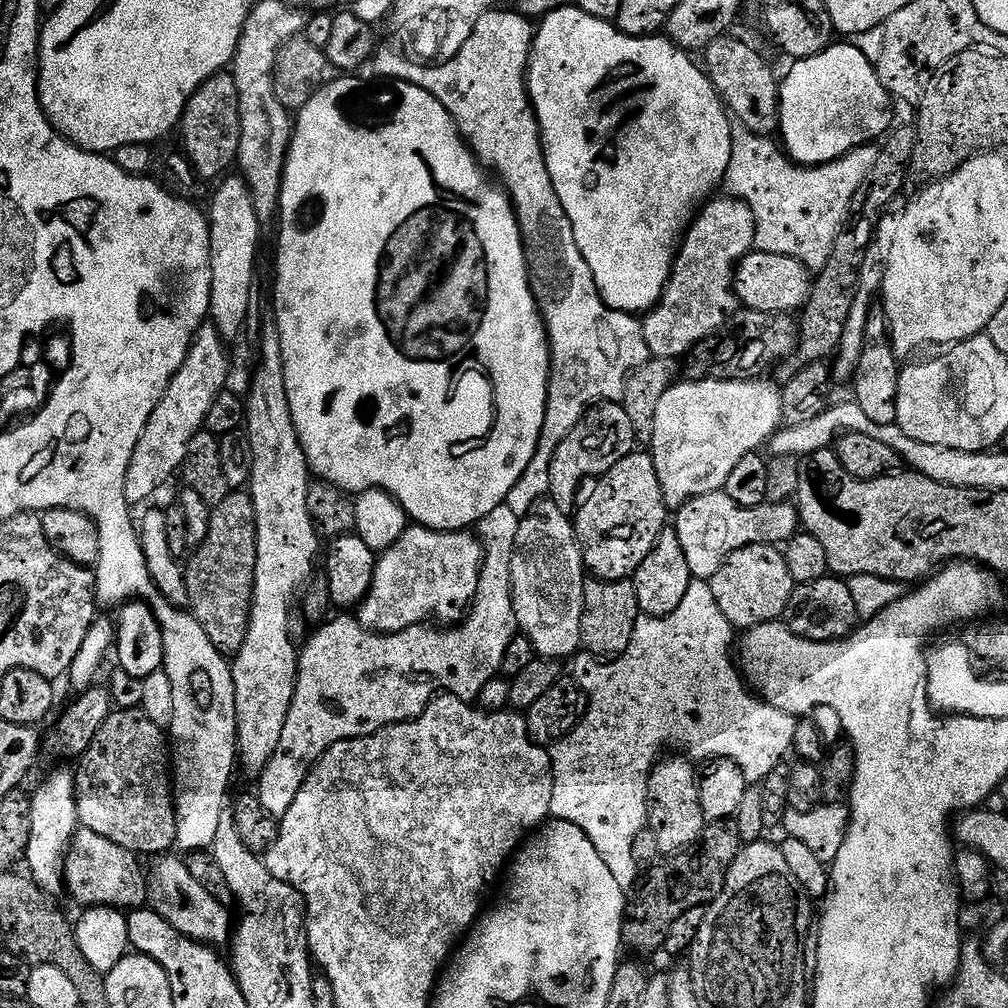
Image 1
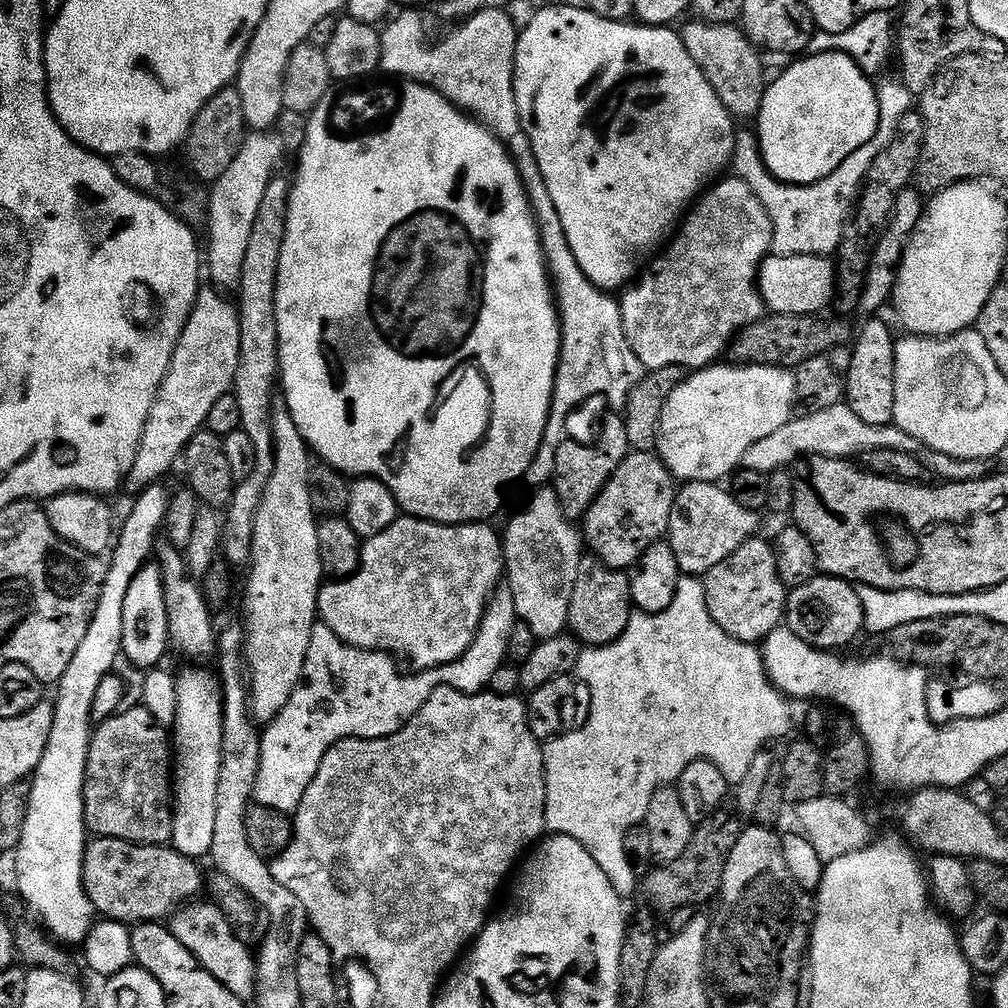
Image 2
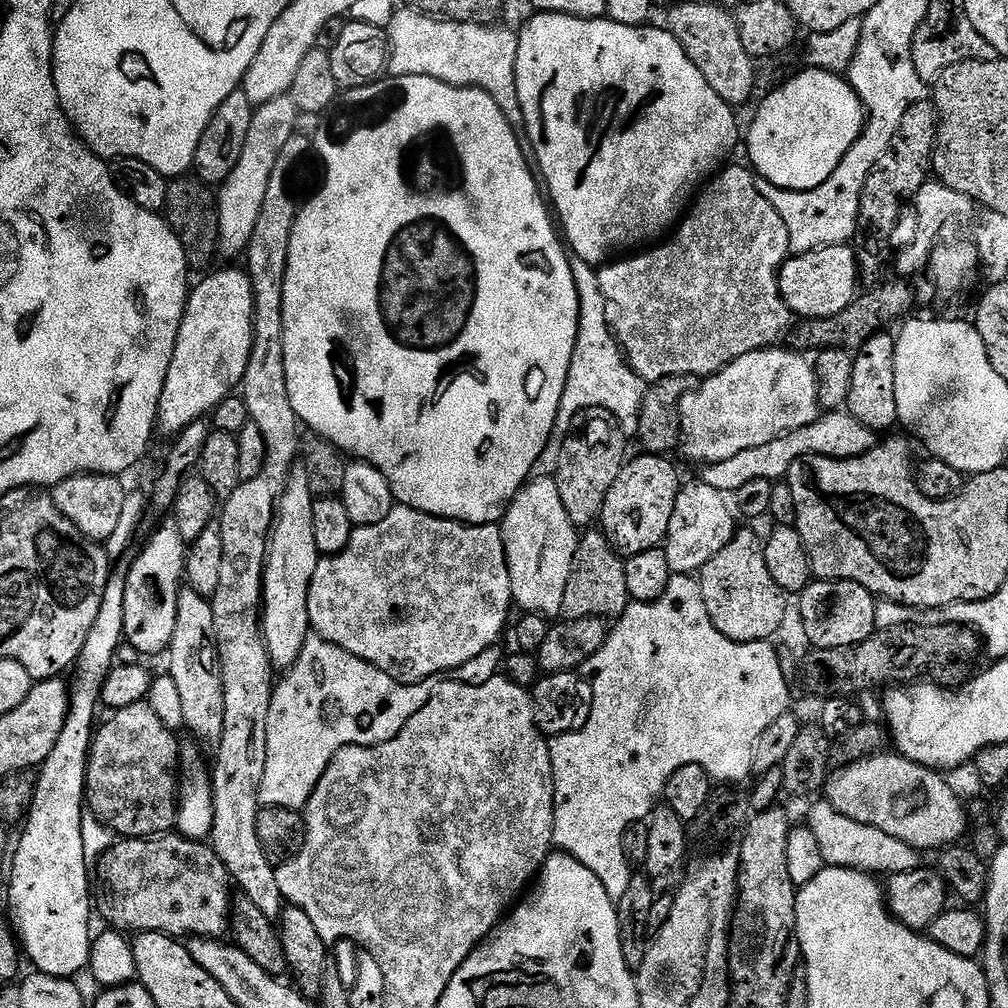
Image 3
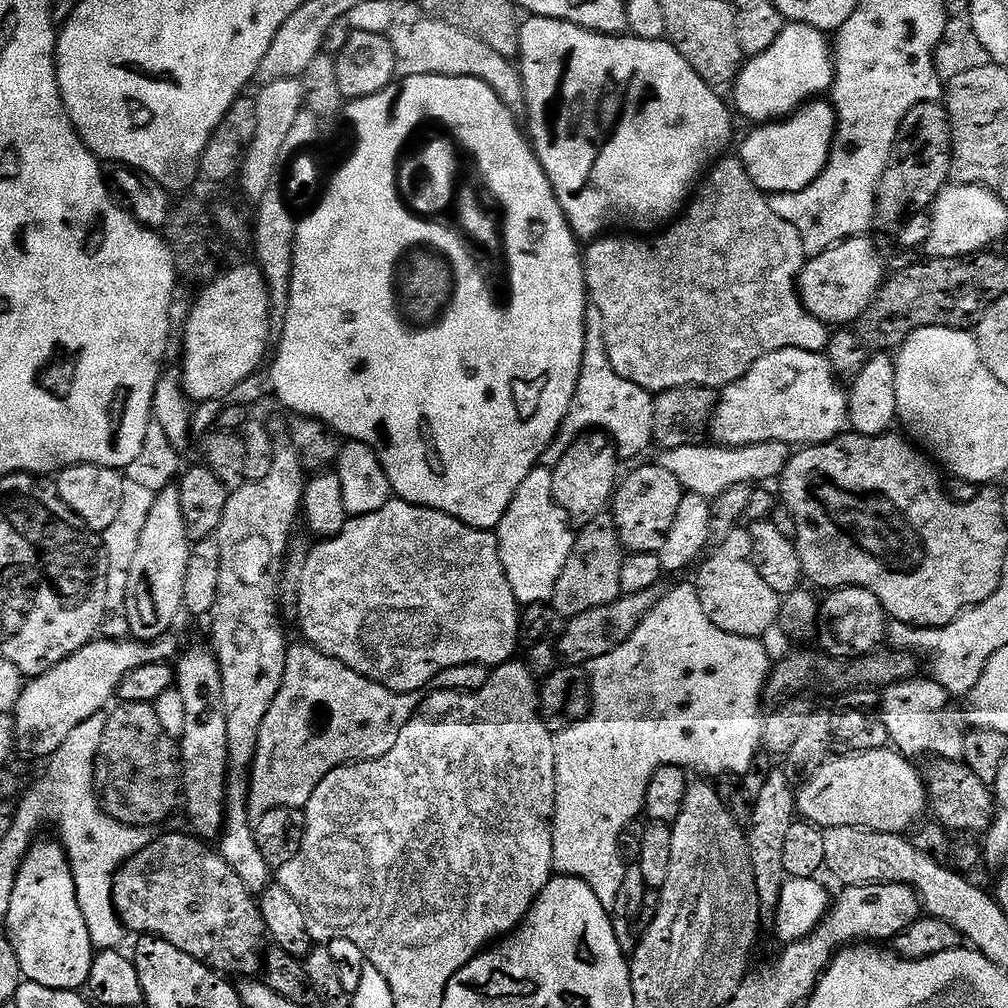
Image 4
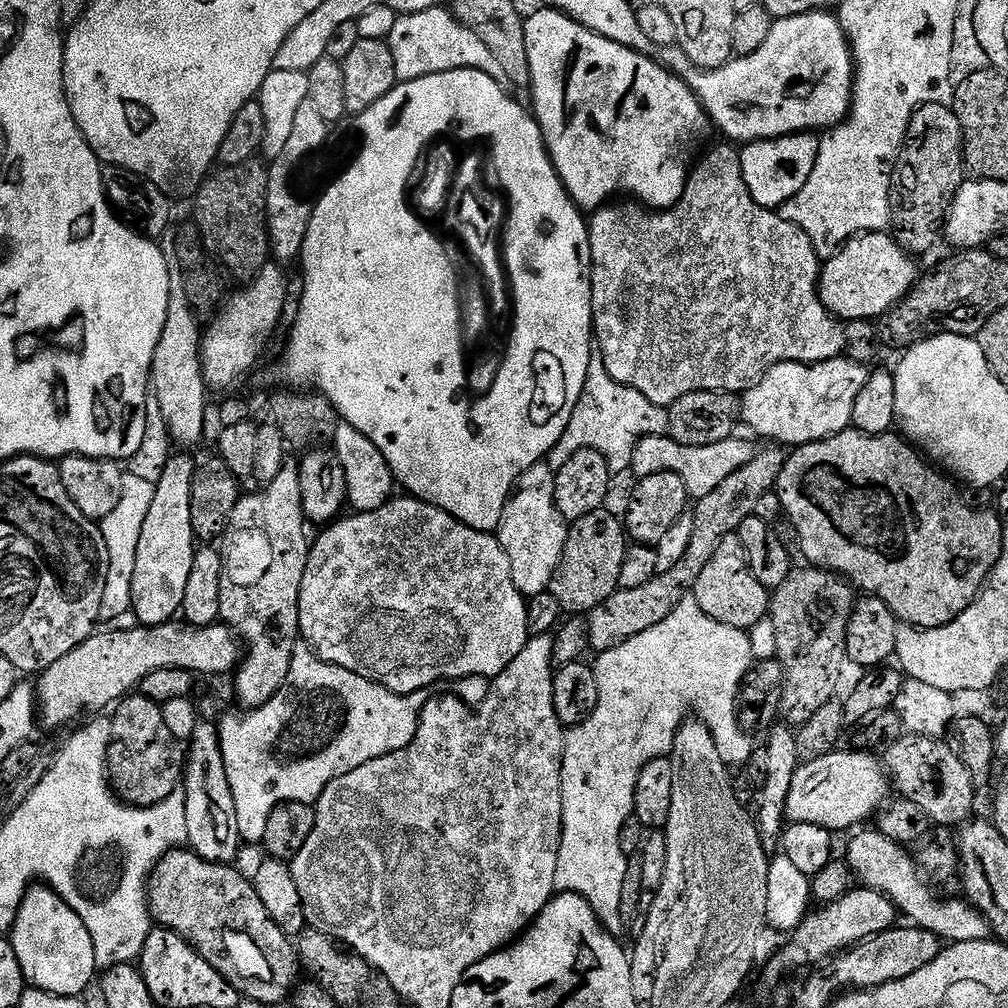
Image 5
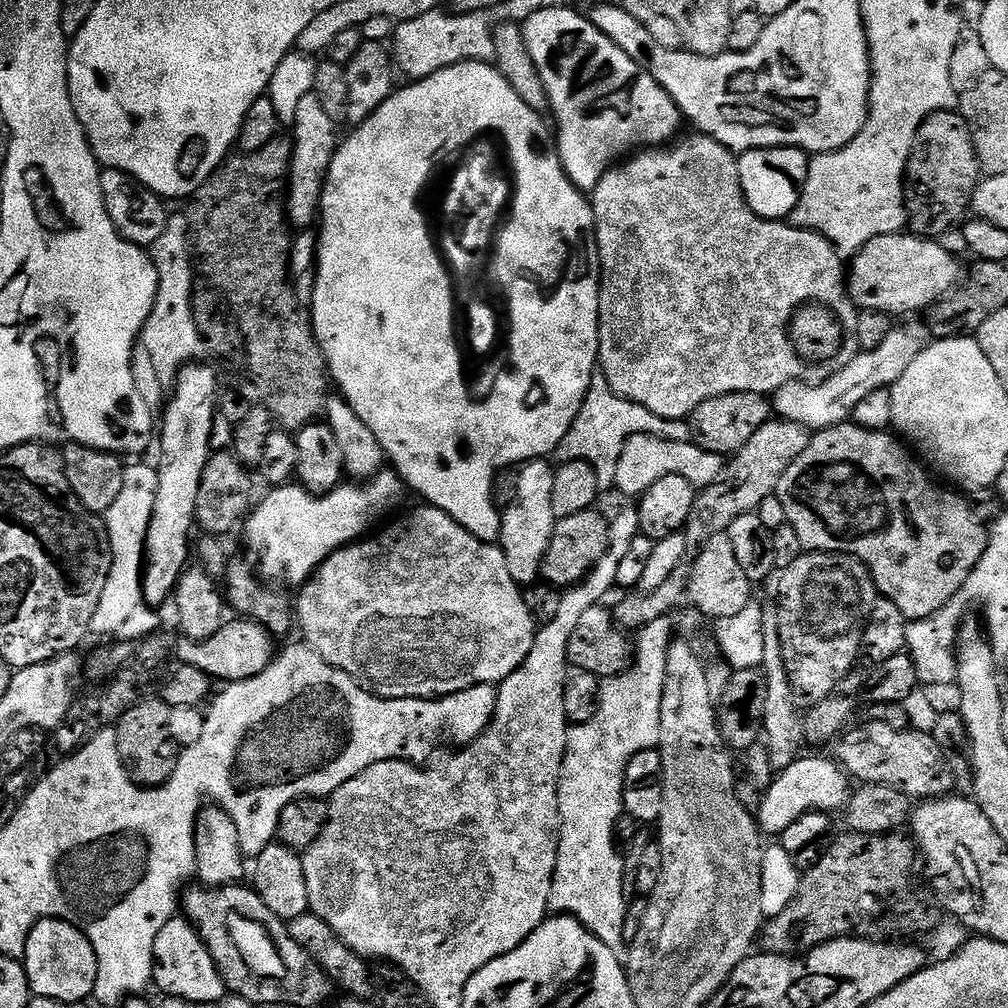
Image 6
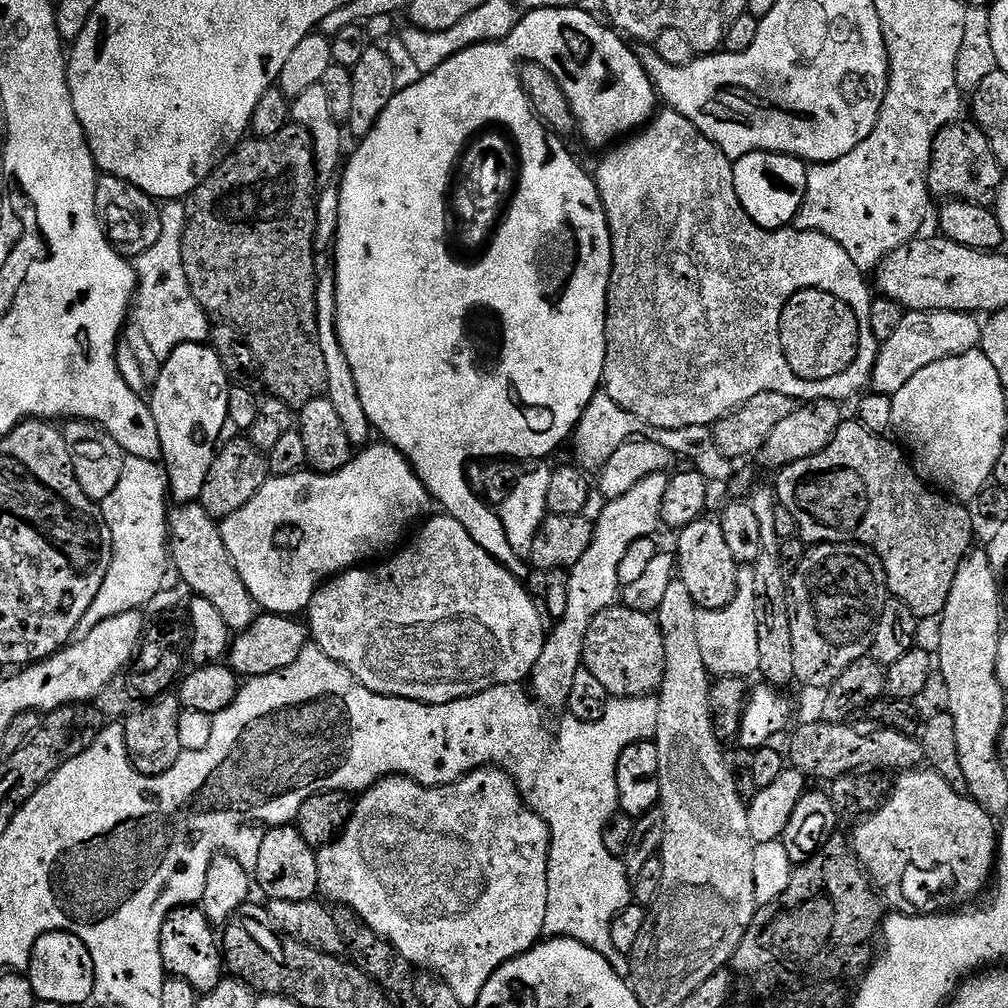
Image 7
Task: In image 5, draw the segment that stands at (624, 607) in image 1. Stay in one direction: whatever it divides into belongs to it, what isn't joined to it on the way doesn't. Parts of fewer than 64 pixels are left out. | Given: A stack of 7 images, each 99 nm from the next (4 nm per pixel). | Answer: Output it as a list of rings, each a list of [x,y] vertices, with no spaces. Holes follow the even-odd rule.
[[[603,507],[586,514],[586,518],[571,521],[566,546],[562,550],[562,562],[558,562],[558,570],[554,570],[550,589],[565,613],[590,613],[620,588],[622,558],[626,558],[630,541],[623,519],[608,511]]]

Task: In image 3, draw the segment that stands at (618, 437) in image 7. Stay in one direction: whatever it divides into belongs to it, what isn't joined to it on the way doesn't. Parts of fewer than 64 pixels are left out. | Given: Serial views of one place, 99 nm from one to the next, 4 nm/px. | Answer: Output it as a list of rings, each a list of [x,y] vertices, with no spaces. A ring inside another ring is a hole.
[[[572,256],[571,261],[574,282],[580,299],[578,338],[574,346],[558,418],[554,422],[550,442],[546,442],[546,450],[542,450],[538,462],[534,462],[531,475],[533,480],[547,476],[555,477],[562,446],[573,431],[572,423],[575,422],[576,415],[586,411],[587,408],[605,408],[609,412],[605,413],[619,424],[625,437],[635,437],[640,431],[640,411],[644,401],[646,382],[628,364],[624,352],[616,342],[616,335],[610,330],[606,318],[606,298],[602,298],[602,286],[597,269],[577,256]]]

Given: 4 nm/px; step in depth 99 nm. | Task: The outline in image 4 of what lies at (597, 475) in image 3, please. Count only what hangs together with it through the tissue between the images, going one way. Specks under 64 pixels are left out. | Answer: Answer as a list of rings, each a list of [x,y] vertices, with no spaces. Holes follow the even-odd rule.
[[[593,430],[578,437],[552,469],[554,498],[558,506],[567,510],[568,519],[573,525],[583,526],[594,518],[605,515],[618,487],[616,460],[618,461],[618,449],[612,443],[612,437],[603,431]]]

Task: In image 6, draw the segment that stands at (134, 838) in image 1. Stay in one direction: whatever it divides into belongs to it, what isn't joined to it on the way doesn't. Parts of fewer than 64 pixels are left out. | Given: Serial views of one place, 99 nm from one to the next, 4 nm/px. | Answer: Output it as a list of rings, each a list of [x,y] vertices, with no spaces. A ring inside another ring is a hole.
[[[141,699],[122,714],[114,727],[120,761],[134,783],[141,788],[158,788],[172,777],[182,749],[174,734],[170,734],[170,708],[165,700]]]

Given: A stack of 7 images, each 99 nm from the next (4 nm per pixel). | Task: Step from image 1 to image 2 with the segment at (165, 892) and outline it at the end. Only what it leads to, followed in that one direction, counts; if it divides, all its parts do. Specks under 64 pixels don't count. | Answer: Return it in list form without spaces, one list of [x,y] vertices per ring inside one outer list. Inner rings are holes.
[[[189,902],[183,908],[172,913],[170,927],[174,938],[178,938],[178,942],[182,942],[182,946],[186,946],[186,950],[190,950],[190,954],[194,954],[194,958],[198,958],[200,965],[210,974],[214,974],[214,978],[218,978],[218,982],[222,982],[222,986],[226,986],[226,990],[230,990],[230,994],[234,994],[239,1000],[245,1002],[255,1001],[258,996],[258,985],[256,982],[256,956],[253,949],[247,944],[238,942],[234,930],[230,930],[230,922],[226,922],[226,914],[222,914],[219,904],[215,902],[200,903]]]

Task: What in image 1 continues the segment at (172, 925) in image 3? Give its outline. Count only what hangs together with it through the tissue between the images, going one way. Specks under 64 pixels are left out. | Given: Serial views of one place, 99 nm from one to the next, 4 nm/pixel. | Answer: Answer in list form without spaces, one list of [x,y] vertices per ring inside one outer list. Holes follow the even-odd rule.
[[[77,827],[76,837],[68,847],[64,858],[64,887],[78,903],[89,908],[115,908],[135,910],[149,903],[146,868],[140,864],[135,852],[128,852],[122,846],[94,834],[94,830]]]

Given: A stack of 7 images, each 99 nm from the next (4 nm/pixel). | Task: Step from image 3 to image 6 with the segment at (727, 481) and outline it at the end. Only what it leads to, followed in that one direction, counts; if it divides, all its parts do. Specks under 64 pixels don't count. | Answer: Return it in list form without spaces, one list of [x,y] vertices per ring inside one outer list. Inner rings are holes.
[[[632,435],[623,447],[622,456],[619,458],[615,489],[633,498],[638,498],[648,492],[654,482],[658,482],[661,478],[674,476],[686,479],[697,490],[703,490],[712,484],[719,483],[725,472],[725,457],[705,448],[699,448],[694,442],[682,443],[670,439],[659,439],[652,435]]]

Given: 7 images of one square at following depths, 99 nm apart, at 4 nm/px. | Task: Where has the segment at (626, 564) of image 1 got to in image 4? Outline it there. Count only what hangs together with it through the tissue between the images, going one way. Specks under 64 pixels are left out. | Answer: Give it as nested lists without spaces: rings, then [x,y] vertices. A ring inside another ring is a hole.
[[[659,462],[644,464],[634,469],[625,480],[623,477],[610,504],[610,515],[616,521],[621,545],[629,553],[660,553],[662,546],[666,546],[666,534],[670,534],[670,526],[674,526],[674,514],[678,514],[678,506],[685,494],[685,488],[674,474],[670,474]]]

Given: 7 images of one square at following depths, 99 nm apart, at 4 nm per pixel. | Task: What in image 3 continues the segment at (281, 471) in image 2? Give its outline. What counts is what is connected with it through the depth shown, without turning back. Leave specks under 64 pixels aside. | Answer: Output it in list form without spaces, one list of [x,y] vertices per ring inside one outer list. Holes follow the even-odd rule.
[[[303,470],[288,475],[284,493],[276,501],[276,518],[268,538],[268,559],[264,566],[264,594],[262,597],[262,627],[264,644],[276,670],[287,670],[302,654],[302,646],[310,634],[308,595],[314,570],[322,559],[314,543],[314,506],[316,500],[310,490],[310,478]]]

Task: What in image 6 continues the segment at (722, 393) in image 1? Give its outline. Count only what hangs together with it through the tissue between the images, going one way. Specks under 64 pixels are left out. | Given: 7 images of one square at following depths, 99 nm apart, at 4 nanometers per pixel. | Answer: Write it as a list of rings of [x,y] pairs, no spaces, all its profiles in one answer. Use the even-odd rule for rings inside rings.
[[[908,324],[905,328],[893,327],[882,346],[869,352],[861,350],[852,359],[850,366],[838,370],[838,374],[820,384],[793,382],[782,386],[774,393],[775,415],[809,430],[832,428],[835,424],[845,423],[851,417],[854,406],[858,406],[858,402],[862,402],[866,394],[874,394],[874,390],[879,388],[891,389],[898,382],[898,378],[906,374],[910,362],[914,362],[914,358],[918,358],[918,354],[922,354],[922,350],[928,347],[929,329],[921,324]]]

